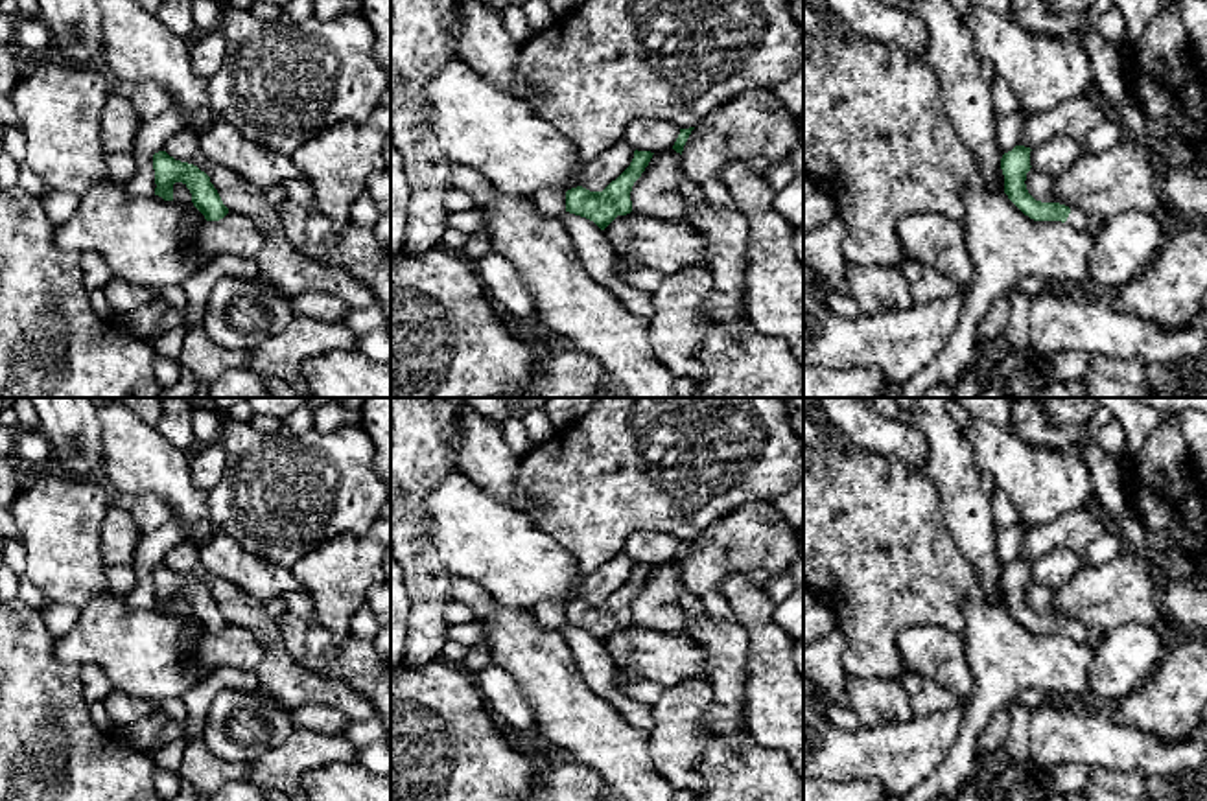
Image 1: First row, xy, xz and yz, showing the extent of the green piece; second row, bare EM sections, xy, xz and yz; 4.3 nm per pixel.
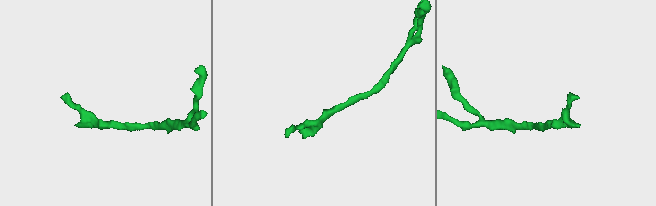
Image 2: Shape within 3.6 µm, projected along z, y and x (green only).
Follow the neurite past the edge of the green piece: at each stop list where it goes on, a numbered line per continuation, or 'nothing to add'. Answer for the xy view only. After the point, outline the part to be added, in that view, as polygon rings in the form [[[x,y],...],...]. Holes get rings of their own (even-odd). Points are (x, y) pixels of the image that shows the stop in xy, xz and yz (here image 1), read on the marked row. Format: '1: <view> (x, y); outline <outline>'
nothing to add

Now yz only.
1: yz (1078, 220); outline [[[1069,206],[1069,208],[1071,208],[1071,214],[1065,223],[1076,230],[1084,230],[1084,232],[1091,230],[1089,215],[1080,208],[1074,208],[1074,206]]]

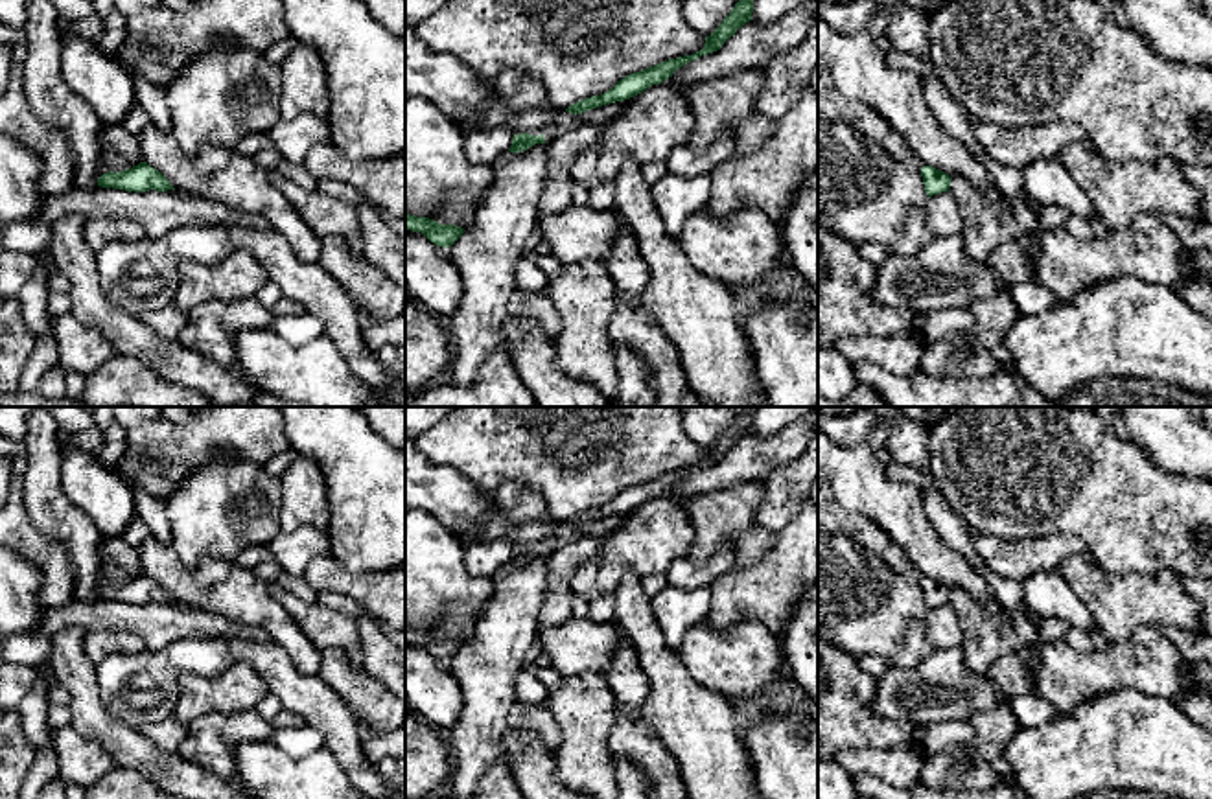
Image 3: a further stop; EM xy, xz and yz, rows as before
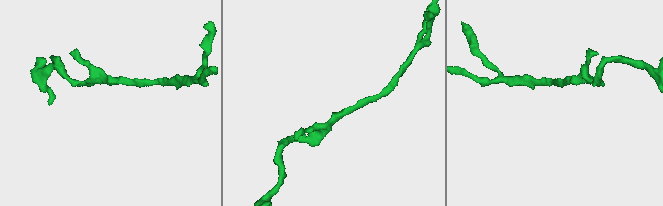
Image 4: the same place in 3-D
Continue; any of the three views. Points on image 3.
nothing to add

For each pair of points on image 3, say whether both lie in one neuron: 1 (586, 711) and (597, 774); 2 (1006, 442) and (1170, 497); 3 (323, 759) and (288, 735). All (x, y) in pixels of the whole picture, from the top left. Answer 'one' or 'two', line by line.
1: one
2: one
3: two

